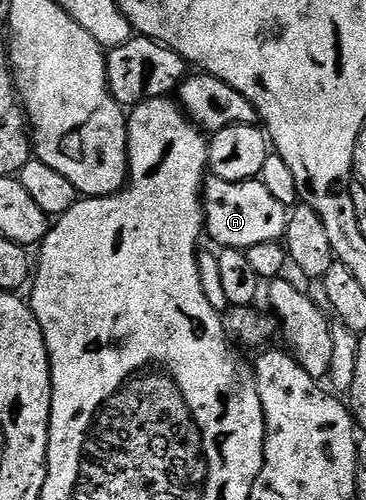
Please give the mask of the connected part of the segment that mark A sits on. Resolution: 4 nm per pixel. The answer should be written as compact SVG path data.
M207 178L201 193L205 238L218 243L219 248L231 247L245 252L252 245L279 242L286 233L288 207L276 196L274 191L264 189L261 178L244 181Z

